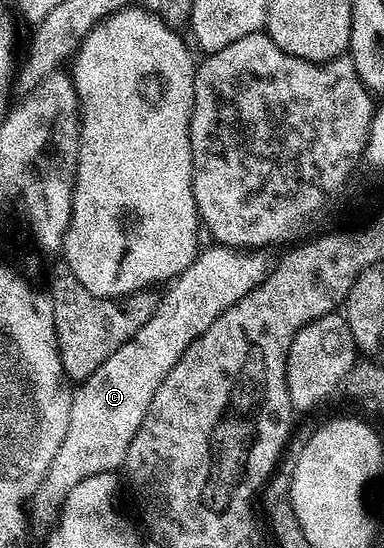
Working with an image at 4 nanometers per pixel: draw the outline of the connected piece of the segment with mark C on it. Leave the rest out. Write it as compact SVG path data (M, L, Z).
M217 243L211 246L211 249L203 248L193 263L165 286L166 294L161 294L156 315L152 315L152 319L148 319L148 323L144 323L144 327L140 327L140 331L136 331L136 335L132 335L132 339L128 339L124 347L108 355L108 359L100 363L100 367L96 367L96 371L87 381L81 382L73 390L72 411L68 415L68 431L64 434L64 443L60 443L60 451L56 451L56 457L52 459L40 487L28 505L29 512L36 520L53 522L61 510L64 499L68 499L68 491L72 491L76 483L84 483L88 475L113 473L125 466L126 452L140 423L144 423L144 415L148 415L152 395L156 395L156 390L160 383L164 383L168 371L172 371L176 359L180 359L180 355L188 351L190 344L200 335L204 335L204 331L208 331L208 327L212 327L215 319L232 303L242 299L248 291L266 278L267 254L263 250L230 249Z

